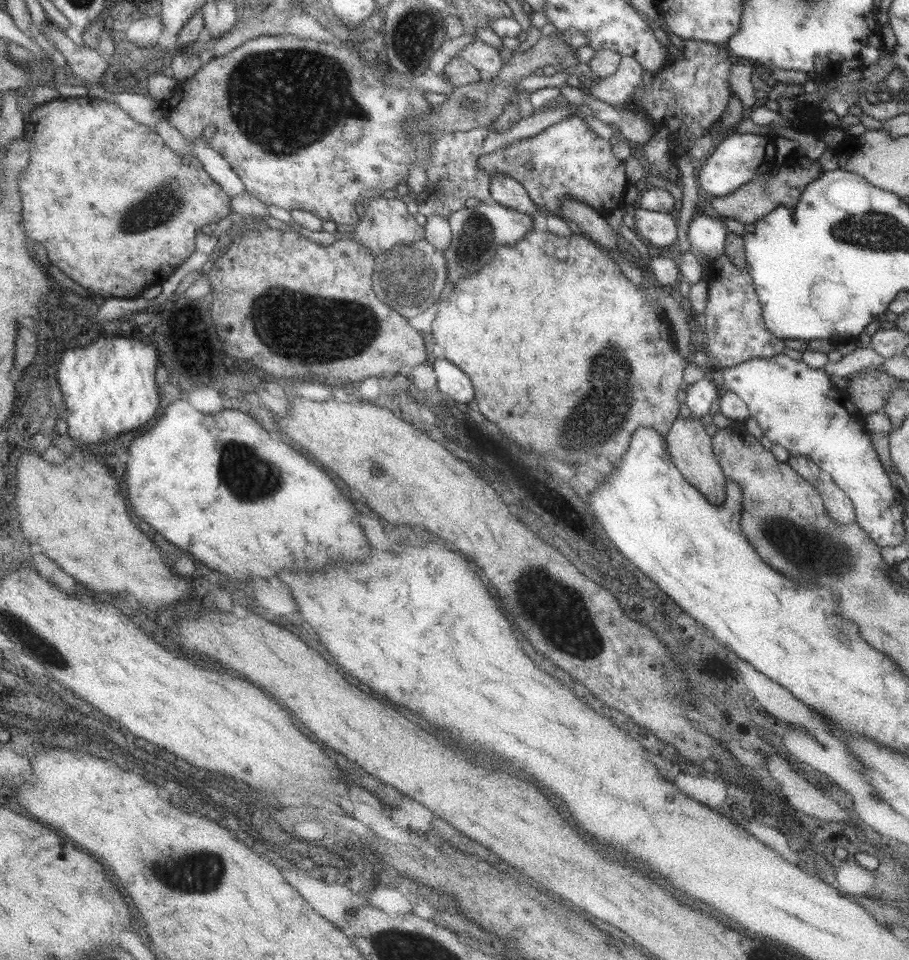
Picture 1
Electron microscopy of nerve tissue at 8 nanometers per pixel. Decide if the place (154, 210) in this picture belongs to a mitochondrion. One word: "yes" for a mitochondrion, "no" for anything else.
yes

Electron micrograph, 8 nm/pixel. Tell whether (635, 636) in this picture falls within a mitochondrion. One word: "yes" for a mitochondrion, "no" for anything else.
no

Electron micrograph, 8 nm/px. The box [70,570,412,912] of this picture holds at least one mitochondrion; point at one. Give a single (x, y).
(195, 873)

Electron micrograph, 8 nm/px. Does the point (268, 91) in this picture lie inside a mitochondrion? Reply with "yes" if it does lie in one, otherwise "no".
yes

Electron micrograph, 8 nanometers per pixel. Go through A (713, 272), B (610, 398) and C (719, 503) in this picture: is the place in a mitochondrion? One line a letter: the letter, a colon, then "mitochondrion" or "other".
A: other
B: mitochondrion
C: other

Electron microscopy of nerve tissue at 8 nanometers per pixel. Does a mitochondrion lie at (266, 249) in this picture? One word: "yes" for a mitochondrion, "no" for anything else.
no

